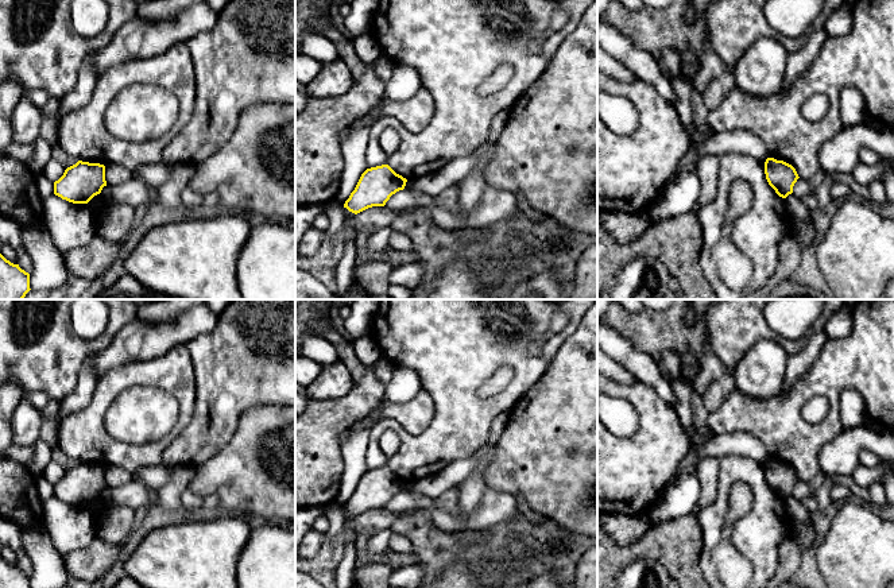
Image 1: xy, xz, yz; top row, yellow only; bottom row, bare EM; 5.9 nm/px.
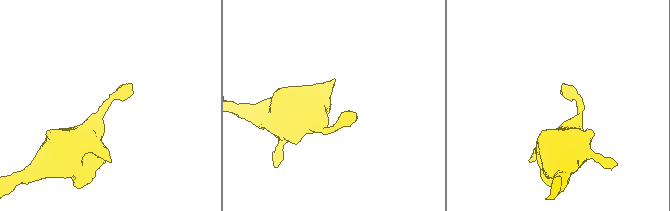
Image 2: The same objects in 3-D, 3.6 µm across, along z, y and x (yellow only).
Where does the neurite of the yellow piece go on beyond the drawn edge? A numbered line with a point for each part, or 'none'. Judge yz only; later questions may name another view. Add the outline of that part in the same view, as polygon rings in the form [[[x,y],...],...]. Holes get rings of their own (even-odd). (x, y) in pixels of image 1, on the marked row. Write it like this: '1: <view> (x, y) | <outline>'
none

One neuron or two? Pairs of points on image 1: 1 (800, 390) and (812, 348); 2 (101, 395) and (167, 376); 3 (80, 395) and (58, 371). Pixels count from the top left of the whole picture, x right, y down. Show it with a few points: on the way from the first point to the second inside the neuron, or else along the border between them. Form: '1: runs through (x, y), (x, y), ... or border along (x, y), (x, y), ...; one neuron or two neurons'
1: border along (821, 348), (809, 370), (782, 394); two neurons
2: runs through (117, 379), (126, 375), (151, 375); one neuron
3: border along (84, 362), (76, 386), (61, 401); two neurons

